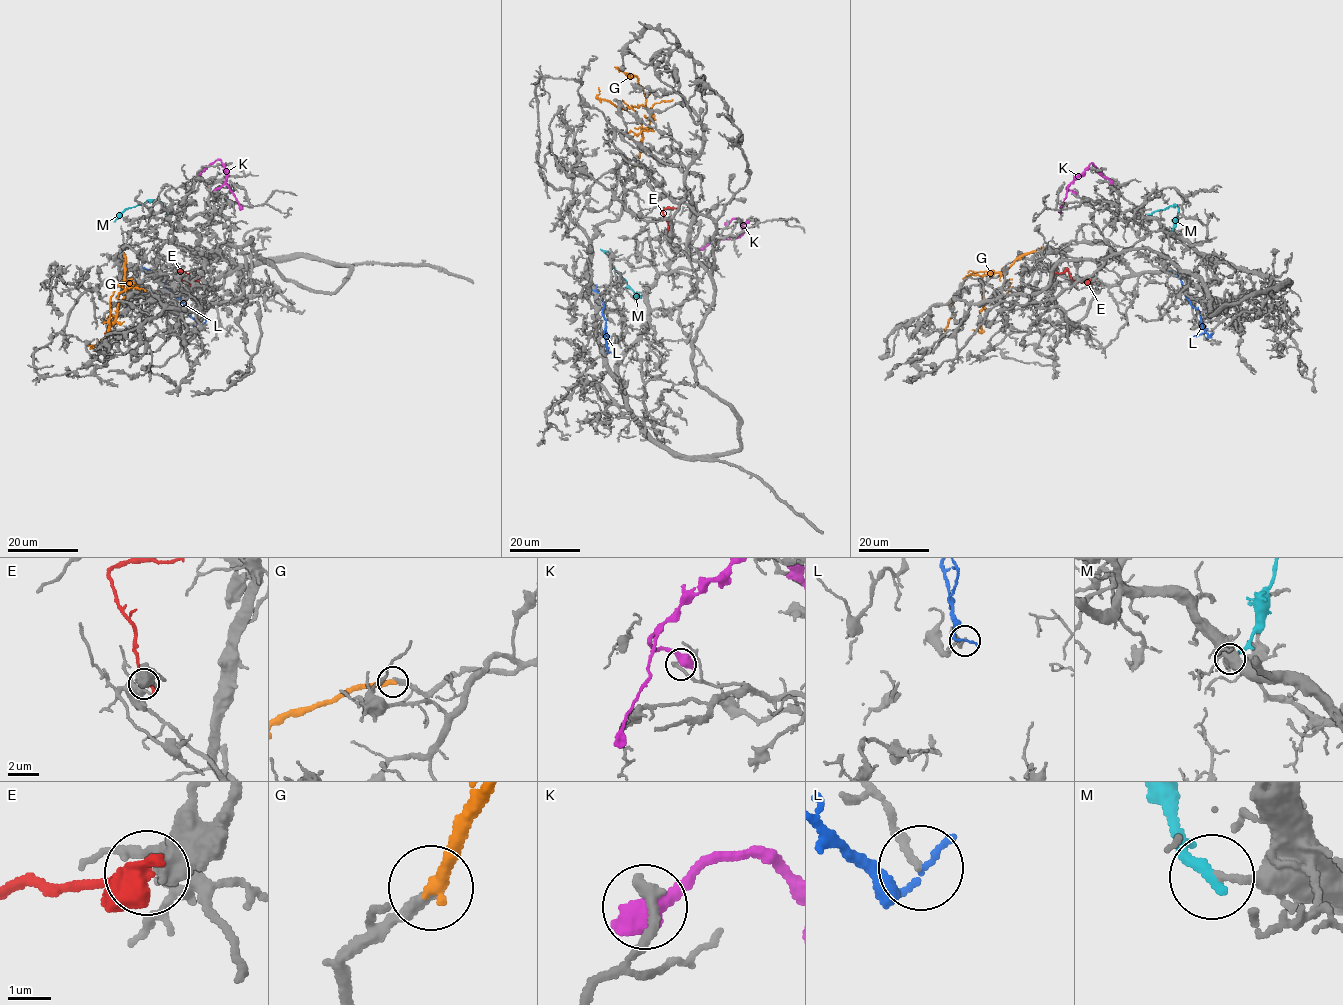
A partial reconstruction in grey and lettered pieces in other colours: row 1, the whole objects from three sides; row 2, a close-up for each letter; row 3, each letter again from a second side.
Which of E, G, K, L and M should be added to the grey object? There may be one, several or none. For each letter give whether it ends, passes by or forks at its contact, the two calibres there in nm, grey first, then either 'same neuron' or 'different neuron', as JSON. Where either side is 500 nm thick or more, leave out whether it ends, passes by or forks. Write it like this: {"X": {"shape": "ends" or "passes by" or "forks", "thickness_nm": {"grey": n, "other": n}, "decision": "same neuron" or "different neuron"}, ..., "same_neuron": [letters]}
{"E": {"thickness_nm": {"grey": 600, "other": 500}, "decision": "different neuron"}, "G": {"shape": "ends", "thickness_nm": {"grey": 320, "other": 340}, "decision": "same neuron"}, "K": {"thickness_nm": {"grey": 320, "other": 700}, "decision": "different neuron"}, "L": {"shape": "ends", "thickness_nm": {"grey": 160, "other": 170}, "decision": "different neuron"}, "M": {"shape": "ends", "thickness_nm": {"grey": 170, "other": 260}, "decision": "different neuron"}, "same_neuron": ["G"]}

